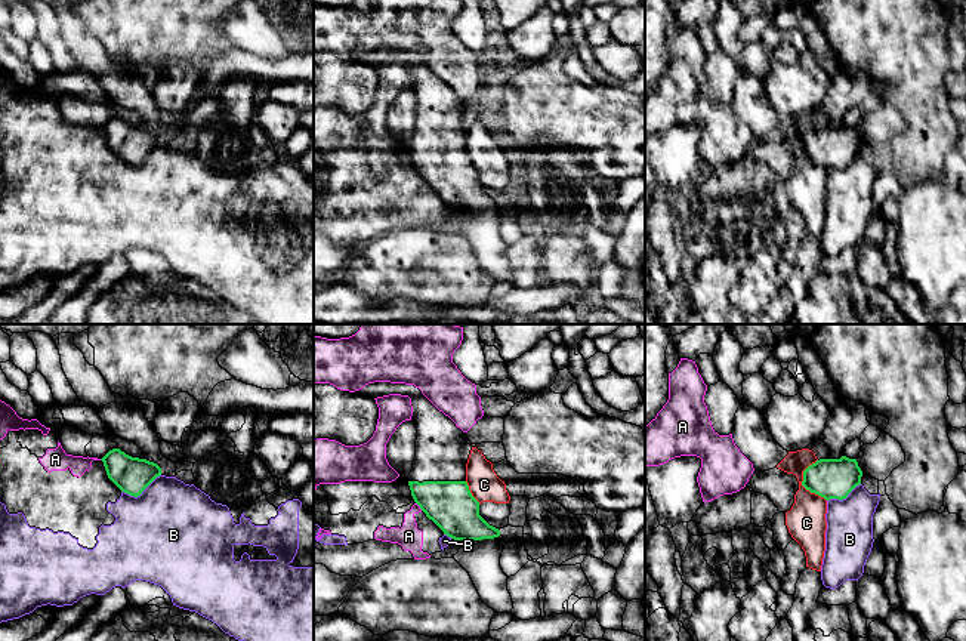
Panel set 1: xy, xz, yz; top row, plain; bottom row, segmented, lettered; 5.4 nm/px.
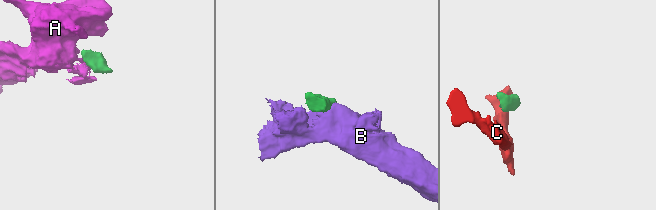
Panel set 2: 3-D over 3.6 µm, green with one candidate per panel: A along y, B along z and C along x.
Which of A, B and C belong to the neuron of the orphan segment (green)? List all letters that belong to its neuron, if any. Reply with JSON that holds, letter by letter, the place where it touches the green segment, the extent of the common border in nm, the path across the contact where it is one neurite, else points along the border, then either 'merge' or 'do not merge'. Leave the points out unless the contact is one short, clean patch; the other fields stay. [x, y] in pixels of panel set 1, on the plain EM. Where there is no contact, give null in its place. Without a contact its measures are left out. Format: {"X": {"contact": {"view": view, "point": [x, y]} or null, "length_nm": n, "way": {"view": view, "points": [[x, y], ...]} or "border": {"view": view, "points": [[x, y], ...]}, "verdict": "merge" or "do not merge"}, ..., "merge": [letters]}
{"A": {"contact": {"view": "xz", "point": [419, 173]}, "length_nm": 60, "border": {"view": "xz", "points": [[416, 170], [422, 178]]}, "verdict": "do not merge"}, "B": {"contact": {"view": "xy", "point": [141, 162]}, "length_nm": 240, "border": {"view": "xy", "points": [[160, 142], [136, 165], [122, 160]]}, "verdict": "do not merge"}, "C": {"contact": {"view": "yz", "point": [802, 151]}, "length_nm": 240, "border": {"view": "yz", "points": [[817, 128], [804, 139], [802, 153], [826, 169]]}, "verdict": "do not merge"}, "merge": []}

